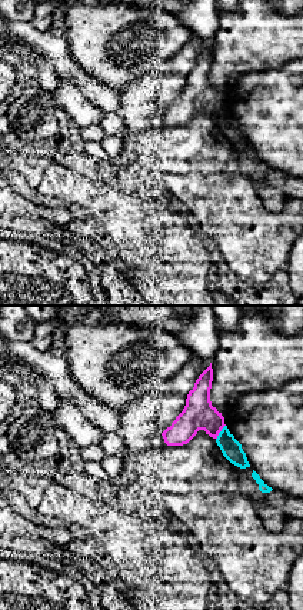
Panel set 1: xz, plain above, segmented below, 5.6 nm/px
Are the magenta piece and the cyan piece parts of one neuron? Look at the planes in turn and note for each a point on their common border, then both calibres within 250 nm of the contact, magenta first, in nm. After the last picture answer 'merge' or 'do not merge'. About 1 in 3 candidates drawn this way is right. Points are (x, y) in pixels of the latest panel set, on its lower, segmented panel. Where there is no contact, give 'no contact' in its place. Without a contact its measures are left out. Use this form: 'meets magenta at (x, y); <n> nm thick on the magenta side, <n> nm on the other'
meets magenta at (220, 430); 180 nm thick on the magenta side, 110 nm on the other

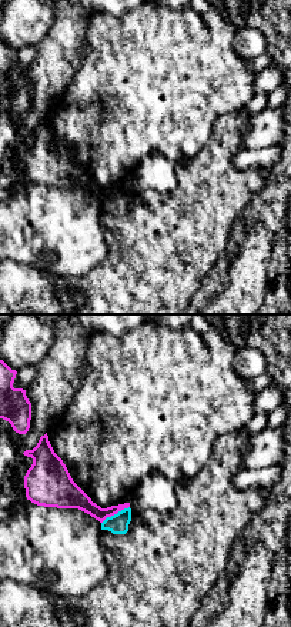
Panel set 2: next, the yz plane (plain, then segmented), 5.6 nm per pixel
meets magenta at (114, 513); 130 nm thick on the magenta side, 110 nm on the other

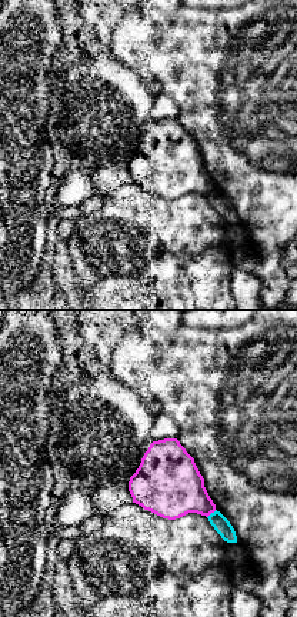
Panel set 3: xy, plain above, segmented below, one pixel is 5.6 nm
meets magenta at (212, 512); 320 nm thick on the magenta side, 90 nm on the other

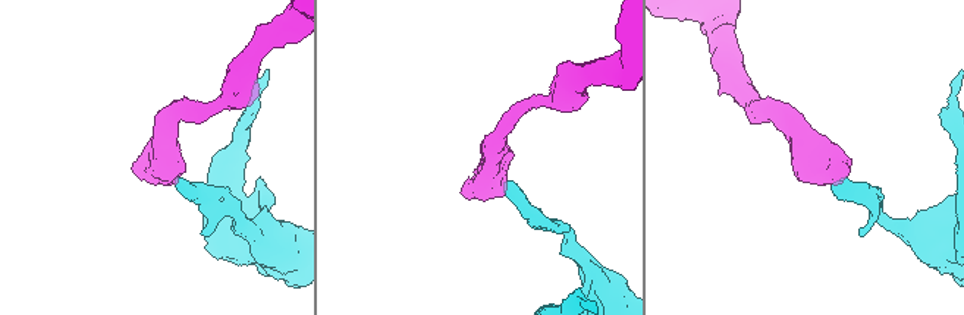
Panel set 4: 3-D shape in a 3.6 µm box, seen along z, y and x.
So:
do not merge

